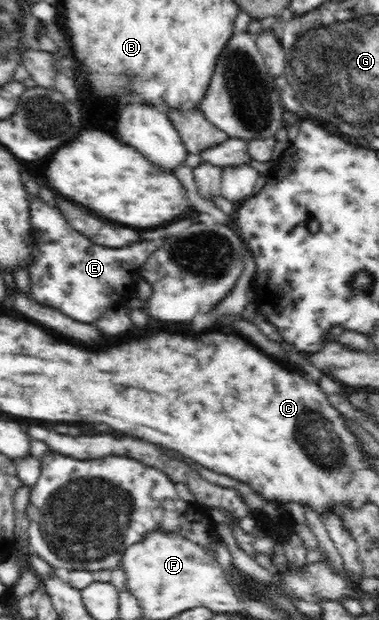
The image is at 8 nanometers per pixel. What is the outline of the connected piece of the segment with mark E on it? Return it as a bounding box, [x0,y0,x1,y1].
[29,197,157,323]

